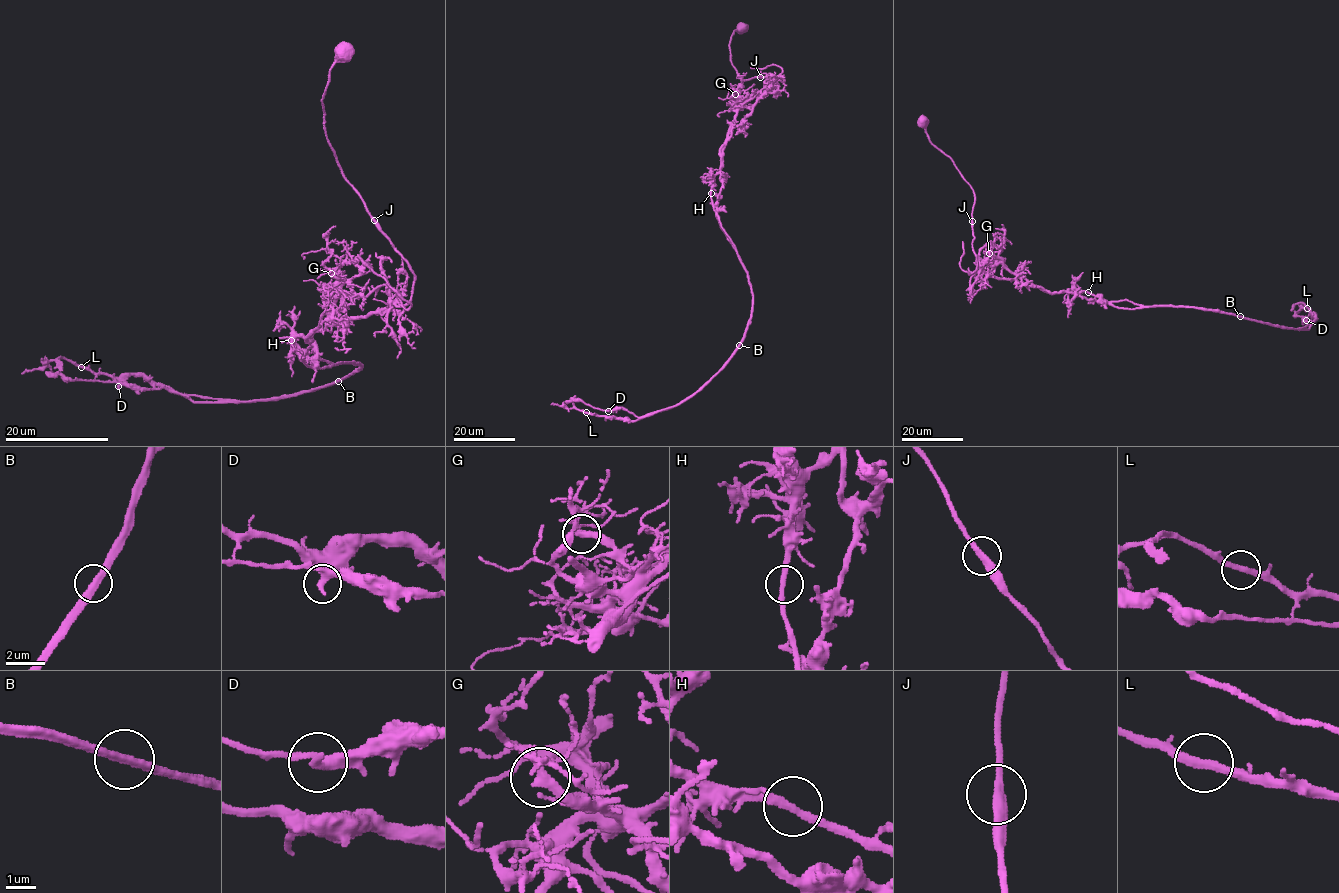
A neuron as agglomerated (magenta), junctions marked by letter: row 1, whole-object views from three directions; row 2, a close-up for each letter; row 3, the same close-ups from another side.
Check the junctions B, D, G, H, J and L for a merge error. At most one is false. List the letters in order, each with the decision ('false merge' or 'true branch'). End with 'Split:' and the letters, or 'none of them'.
B: false merge
D: true branch
G: true branch
H: true branch
J: true branch
L: true branch
Split: B

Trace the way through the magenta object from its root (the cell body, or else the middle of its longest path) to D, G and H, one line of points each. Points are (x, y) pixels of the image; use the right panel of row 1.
D: (922, 120), (928, 140), (973, 191), (976, 272), (1096, 301), (1203, 307), (1291, 328), (1312, 322), (1306, 320)
G: (922, 120), (928, 140), (952, 160), (973, 191), (975, 271), (980, 260), (992, 266), (994, 257), (989, 253)
H: (922, 120), (928, 140), (952, 160), (973, 191), (975, 270), (1051, 292), (1088, 292)

